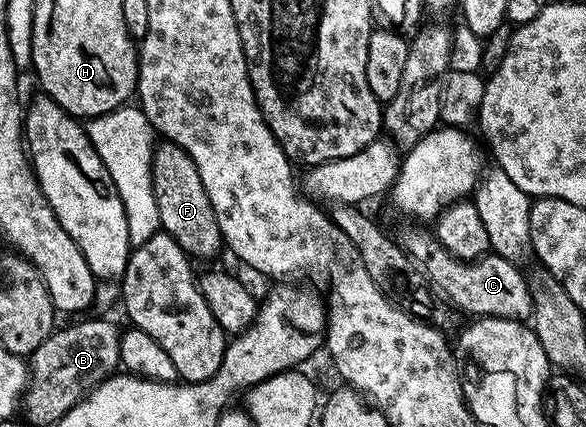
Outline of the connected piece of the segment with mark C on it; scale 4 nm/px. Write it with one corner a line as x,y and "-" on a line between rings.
424,226
405,227
399,236
399,244
414,264
425,270
430,284
458,311
469,315
489,315
494,320
516,319
525,321
532,316
533,302
531,289
524,270
516,263
495,254
487,254
476,261
457,259
448,249
441,246
432,230
424,231

